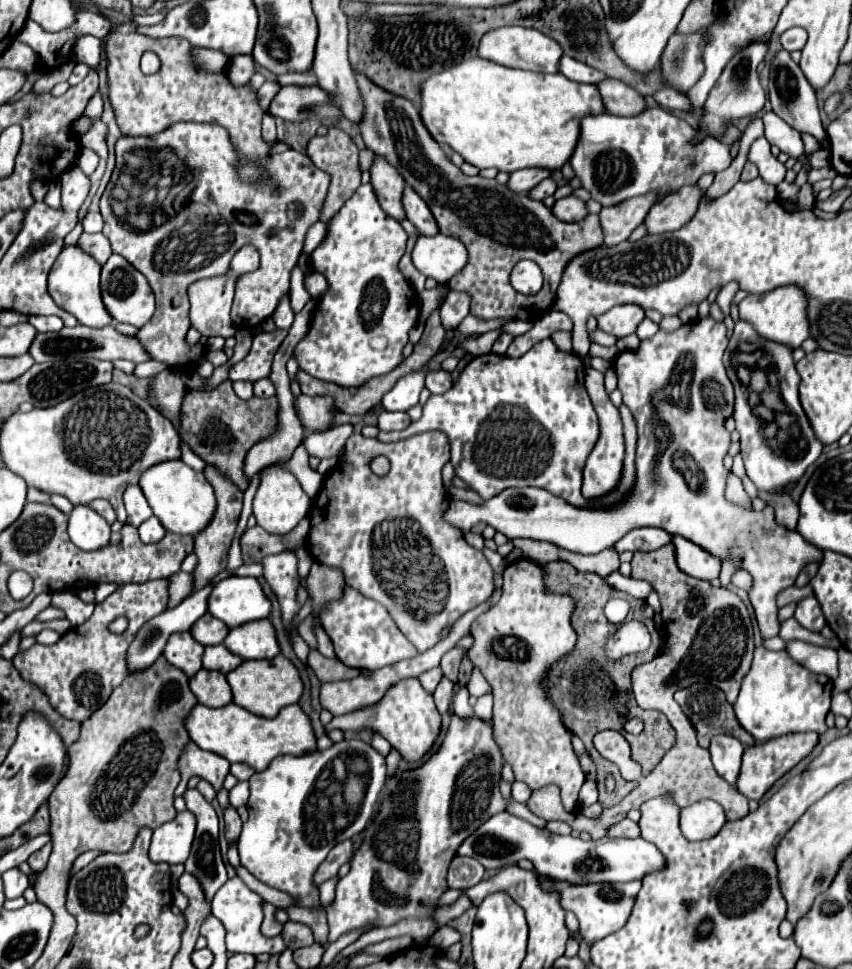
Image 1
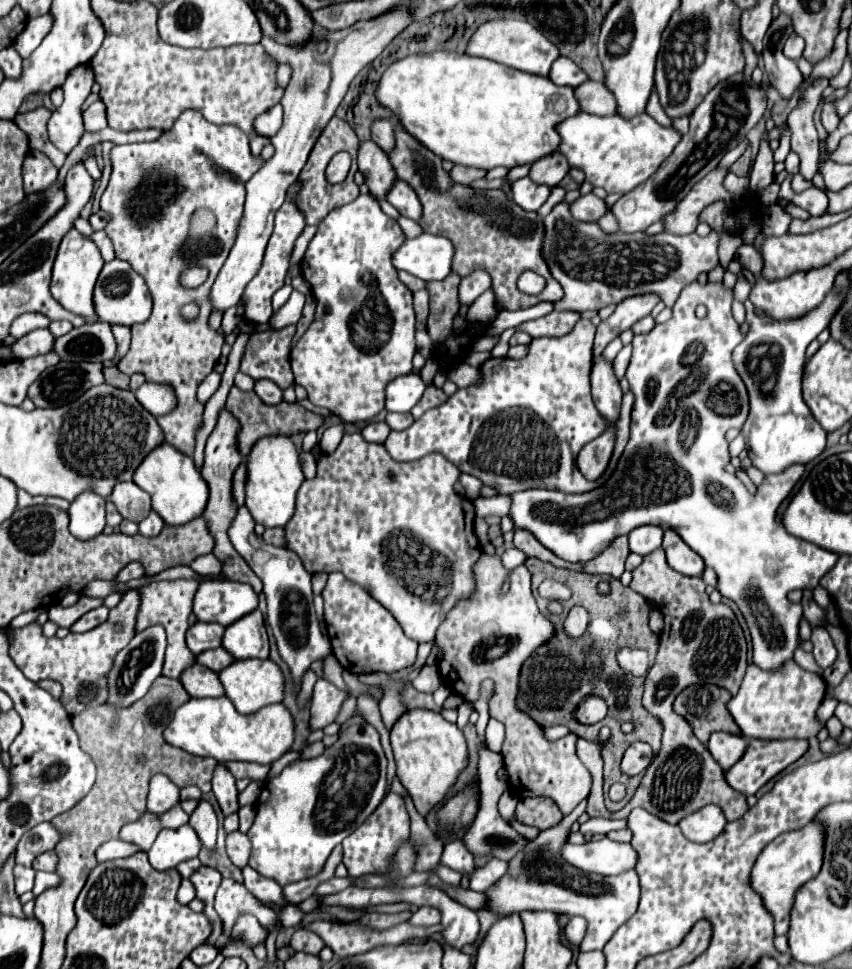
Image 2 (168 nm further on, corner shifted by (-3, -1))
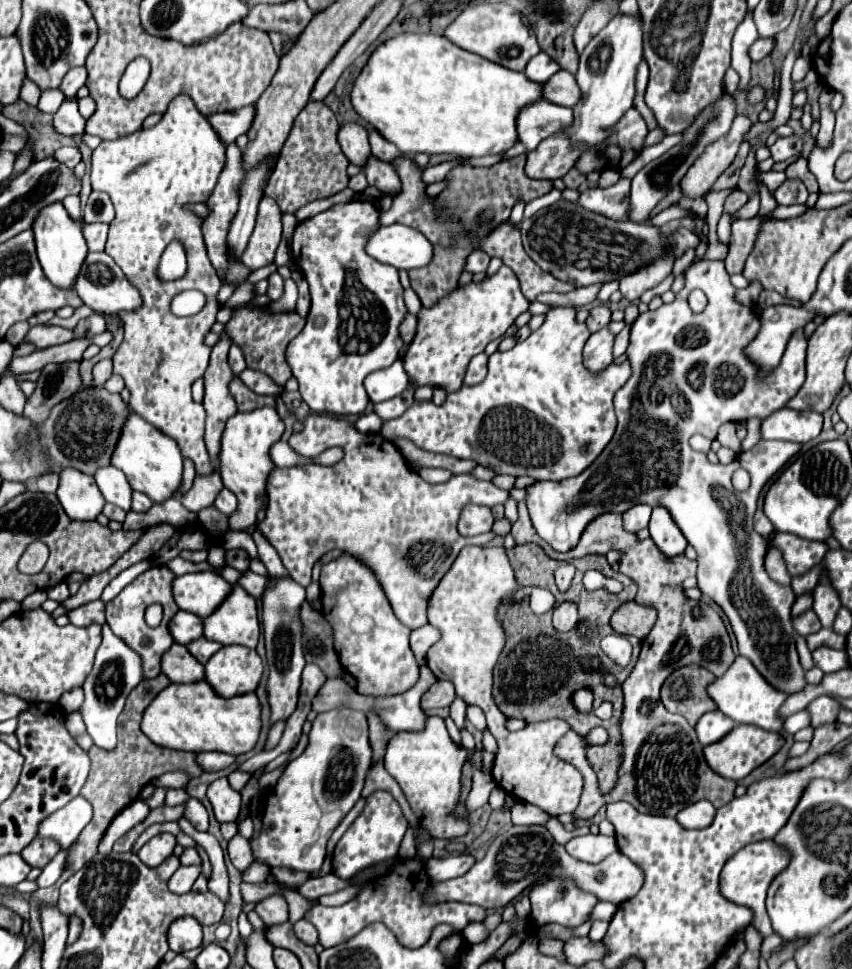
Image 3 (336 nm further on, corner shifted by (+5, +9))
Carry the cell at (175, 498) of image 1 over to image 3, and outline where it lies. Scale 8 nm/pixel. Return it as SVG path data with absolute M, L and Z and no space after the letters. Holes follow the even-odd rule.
M132 412L124 424L122 436L112 454L112 466L122 470L130 486L138 492L144 492L154 504L170 500L182 486L182 454L178 444L156 426L142 420L136 412Z

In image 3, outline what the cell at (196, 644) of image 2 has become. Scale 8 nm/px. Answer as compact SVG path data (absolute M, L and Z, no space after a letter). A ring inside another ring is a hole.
M178 612L172 620L170 620L170 634L174 636L174 640L178 644L190 644L194 642L196 638L202 638L204 636L204 622L202 618L198 618L196 614L192 612Z

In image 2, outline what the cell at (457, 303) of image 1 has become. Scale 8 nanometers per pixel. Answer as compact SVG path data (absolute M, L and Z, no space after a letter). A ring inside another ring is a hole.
M474 270L470 276L464 276L460 282L460 302L464 306L470 306L484 290L488 290L492 284L492 278L486 270Z

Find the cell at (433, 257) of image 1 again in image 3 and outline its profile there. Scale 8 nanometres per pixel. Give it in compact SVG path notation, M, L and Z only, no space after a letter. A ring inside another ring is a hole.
M382 226L368 240L366 252L378 262L390 264L398 270L412 270L428 266L434 254L432 242L412 226Z

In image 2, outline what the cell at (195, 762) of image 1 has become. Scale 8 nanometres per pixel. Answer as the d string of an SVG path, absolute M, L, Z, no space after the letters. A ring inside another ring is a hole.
M218 764L214 778L212 778L212 792L224 812L224 816L230 816L234 812L238 812L238 790L236 790L236 780L234 776L224 770L224 766Z

